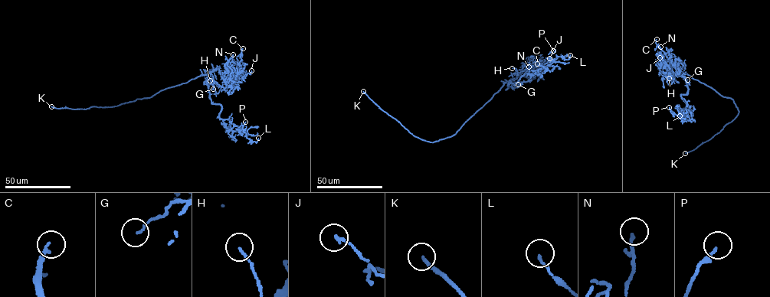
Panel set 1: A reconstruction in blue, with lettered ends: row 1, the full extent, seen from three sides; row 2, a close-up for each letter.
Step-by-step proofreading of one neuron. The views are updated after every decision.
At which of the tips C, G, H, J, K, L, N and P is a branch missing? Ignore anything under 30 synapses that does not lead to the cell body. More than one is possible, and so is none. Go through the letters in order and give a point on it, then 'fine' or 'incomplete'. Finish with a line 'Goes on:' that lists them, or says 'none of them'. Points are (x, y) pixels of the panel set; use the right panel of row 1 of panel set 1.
C: (656, 39) | fine
G: (687, 79) | fine
H: (669, 78) | fine
J: (660, 57) | fine
K: (685, 153) | incomplete
L: (679, 115) | fine
N: (660, 47) | fine
P: (669, 107) | fine
Goes on: K

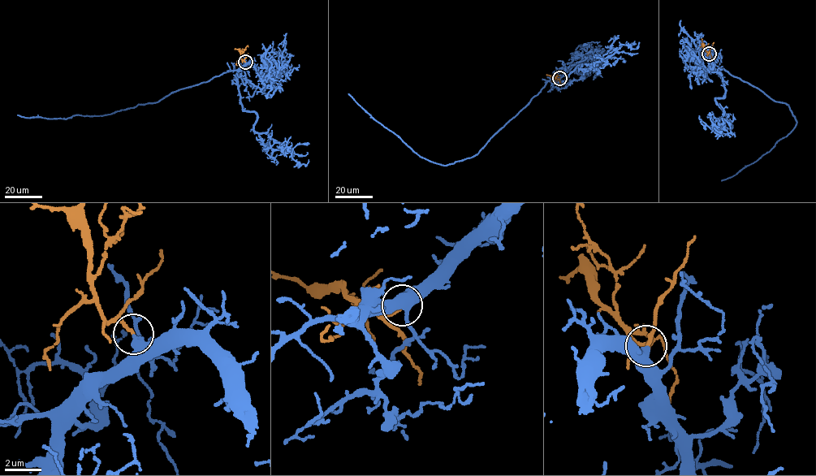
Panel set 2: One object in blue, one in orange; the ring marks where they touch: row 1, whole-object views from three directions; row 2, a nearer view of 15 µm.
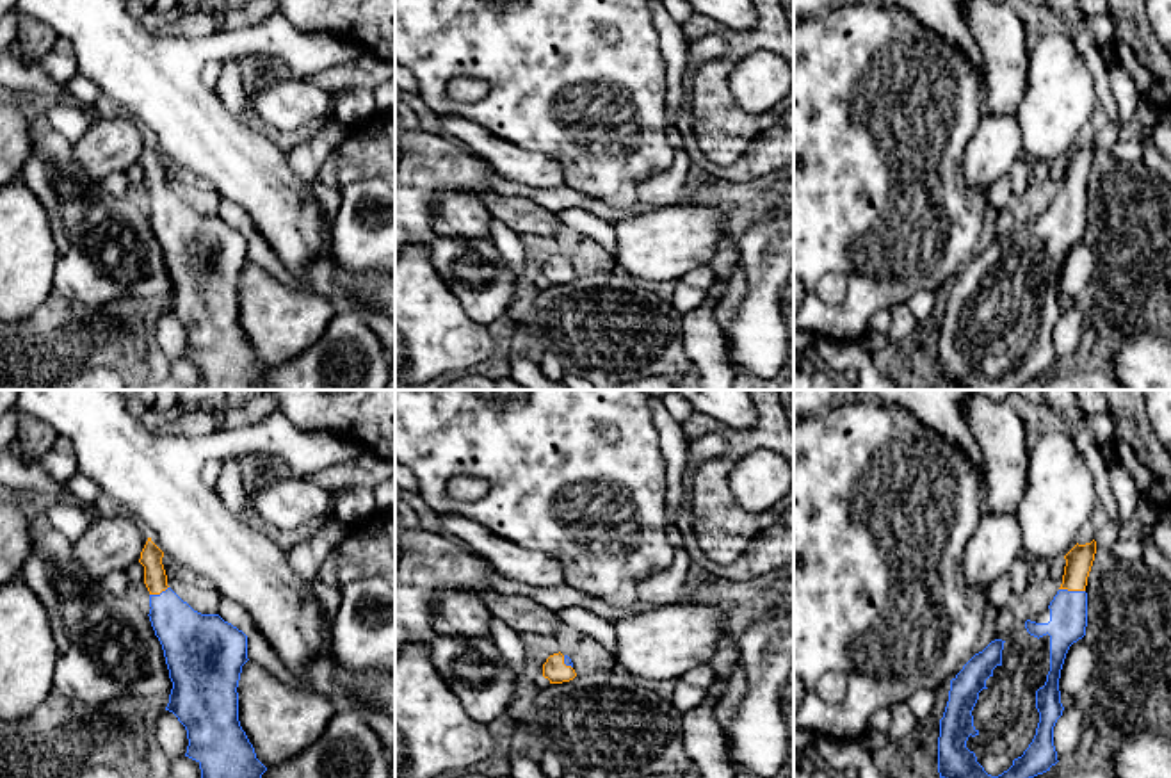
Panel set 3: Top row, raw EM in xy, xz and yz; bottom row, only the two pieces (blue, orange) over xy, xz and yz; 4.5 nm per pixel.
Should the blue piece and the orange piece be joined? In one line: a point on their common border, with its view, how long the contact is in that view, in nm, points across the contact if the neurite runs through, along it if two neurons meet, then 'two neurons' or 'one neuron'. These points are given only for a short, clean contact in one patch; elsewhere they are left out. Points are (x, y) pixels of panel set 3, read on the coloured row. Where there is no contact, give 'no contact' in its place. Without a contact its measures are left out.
meets blue in yz at (1072, 591); contact 120 nm long; runs through yz (1068, 611), (1072, 591), (1079, 559); one neuron

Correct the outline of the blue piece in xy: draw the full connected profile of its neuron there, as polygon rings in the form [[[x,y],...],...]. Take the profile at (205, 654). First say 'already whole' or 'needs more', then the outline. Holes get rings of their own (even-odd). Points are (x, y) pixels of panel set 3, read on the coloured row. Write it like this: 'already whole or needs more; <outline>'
needs more; [[[148,538],[139,563],[144,566],[144,584],[149,591],[149,621],[158,637],[173,689],[166,710],[173,712],[187,730],[185,757],[196,760],[201,778],[262,778],[267,767],[256,758],[254,748],[238,721],[238,680],[247,659],[247,636],[219,614],[201,614],[183,602],[169,586],[162,564],[164,552]]]

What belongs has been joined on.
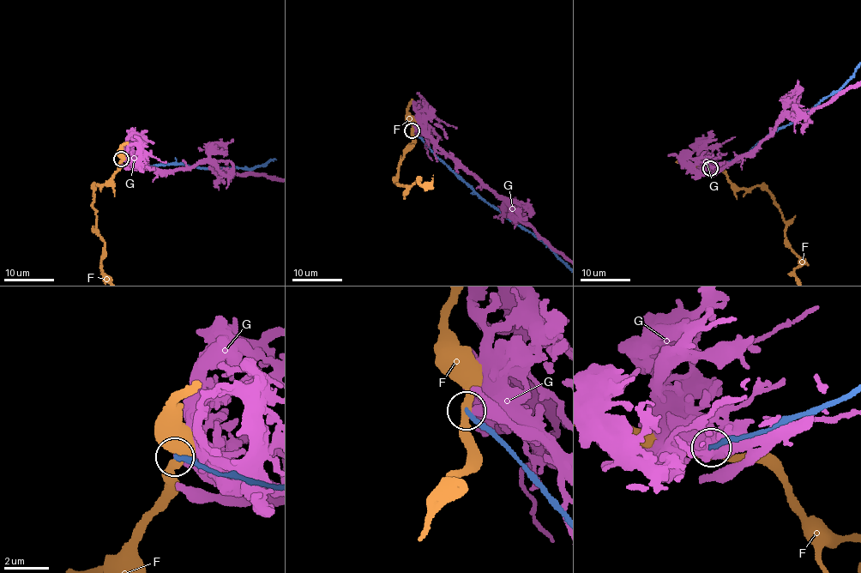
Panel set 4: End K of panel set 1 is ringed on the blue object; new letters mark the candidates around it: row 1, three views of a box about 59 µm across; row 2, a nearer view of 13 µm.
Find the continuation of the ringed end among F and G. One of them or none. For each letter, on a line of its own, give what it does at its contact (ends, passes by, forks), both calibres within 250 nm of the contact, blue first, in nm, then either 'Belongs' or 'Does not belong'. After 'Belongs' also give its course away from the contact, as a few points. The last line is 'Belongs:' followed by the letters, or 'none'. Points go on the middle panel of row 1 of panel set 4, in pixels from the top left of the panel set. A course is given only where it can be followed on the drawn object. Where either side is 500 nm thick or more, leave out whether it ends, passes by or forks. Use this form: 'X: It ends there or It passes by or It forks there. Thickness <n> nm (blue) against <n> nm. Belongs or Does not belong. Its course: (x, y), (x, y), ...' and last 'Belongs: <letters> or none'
F: It passes by. Thickness 240 nm (blue) against 320 nm. Does not belong
G: It ends there. Thickness 280 nm (blue) against 480 nm. Does not belong
Belongs: none

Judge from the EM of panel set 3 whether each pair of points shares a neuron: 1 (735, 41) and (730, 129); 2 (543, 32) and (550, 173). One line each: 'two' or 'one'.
1: one
2: two

